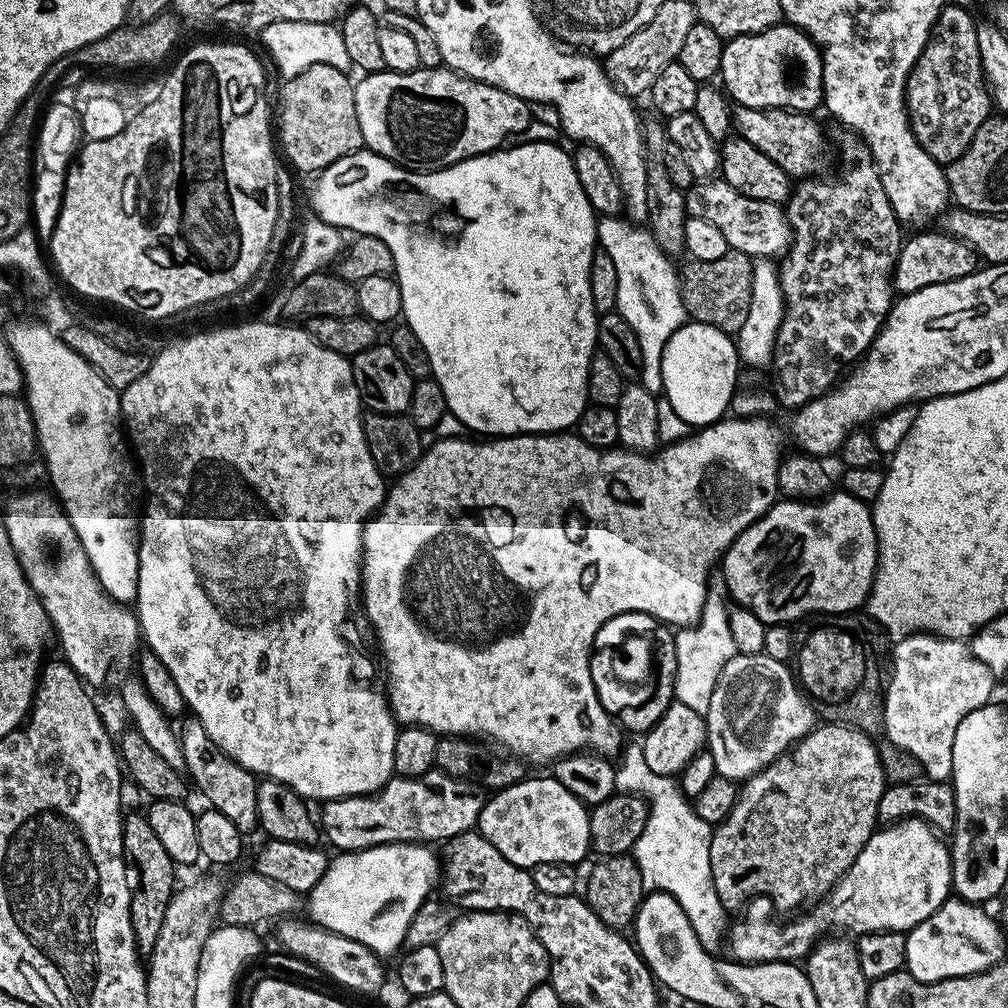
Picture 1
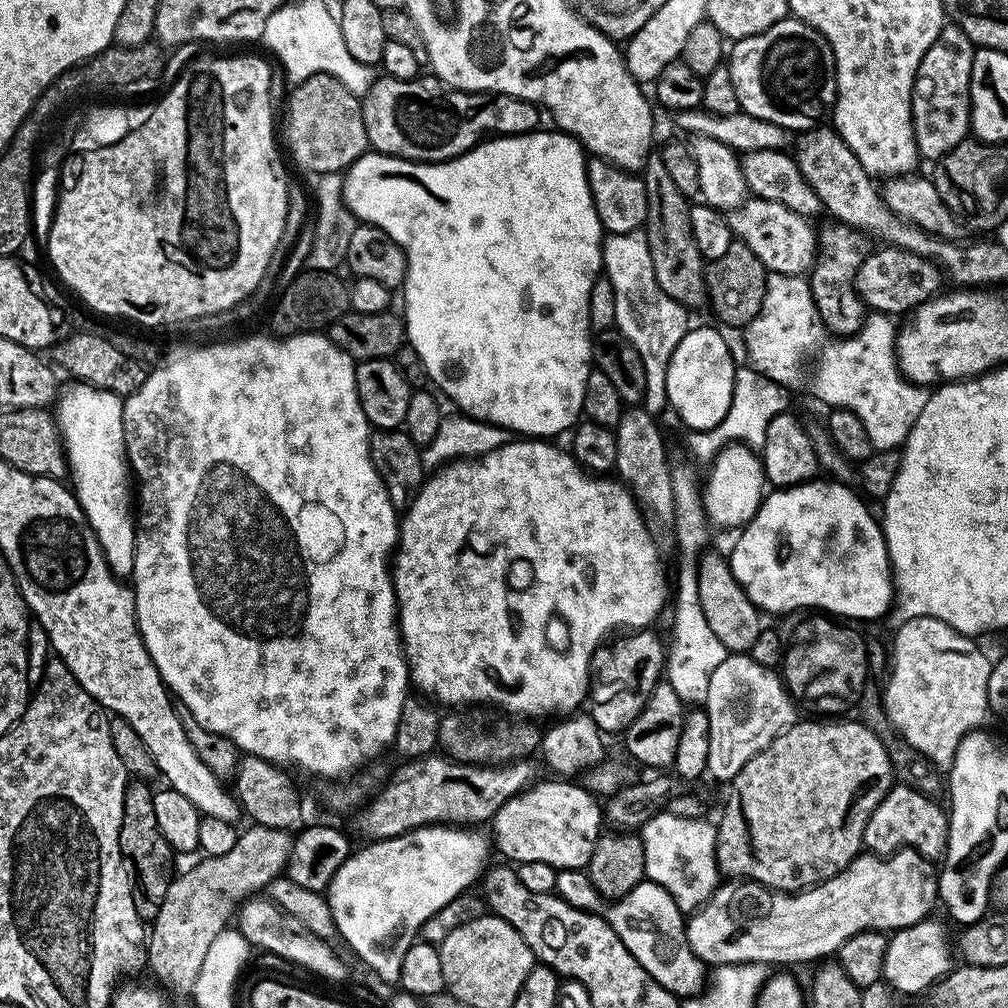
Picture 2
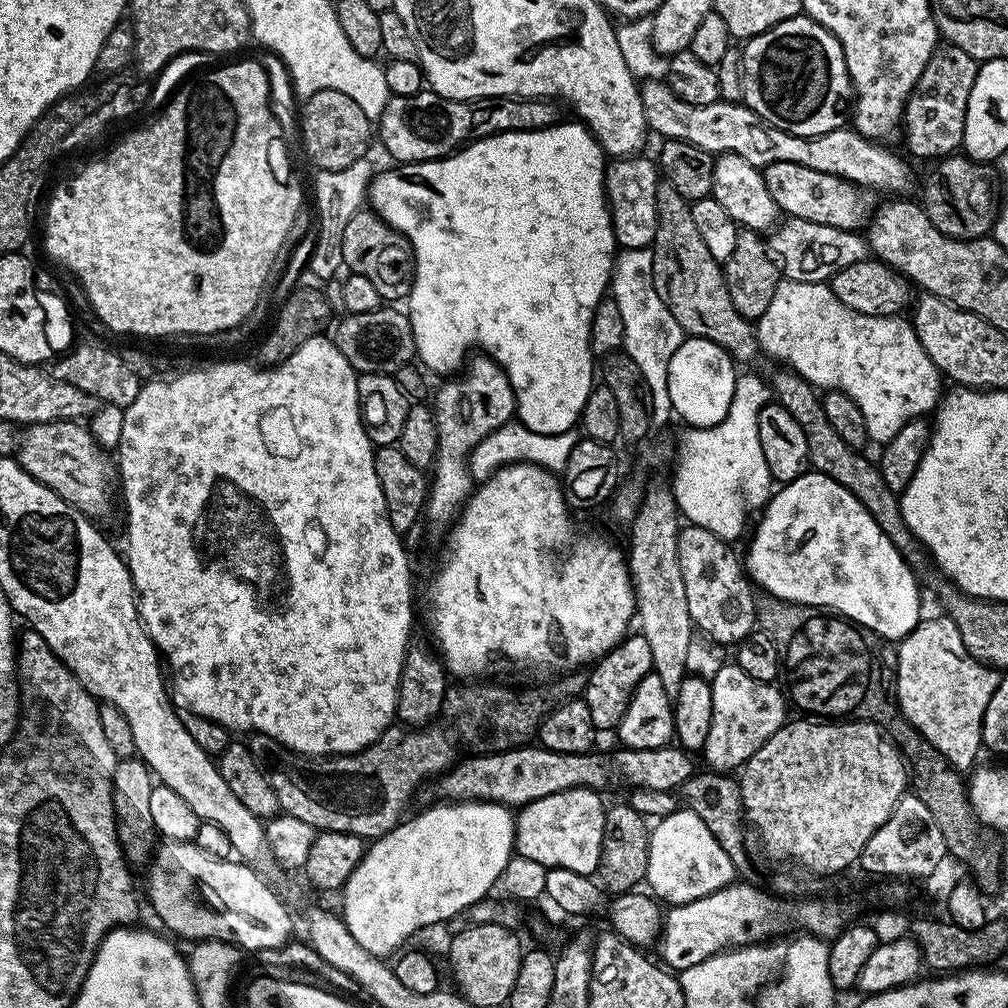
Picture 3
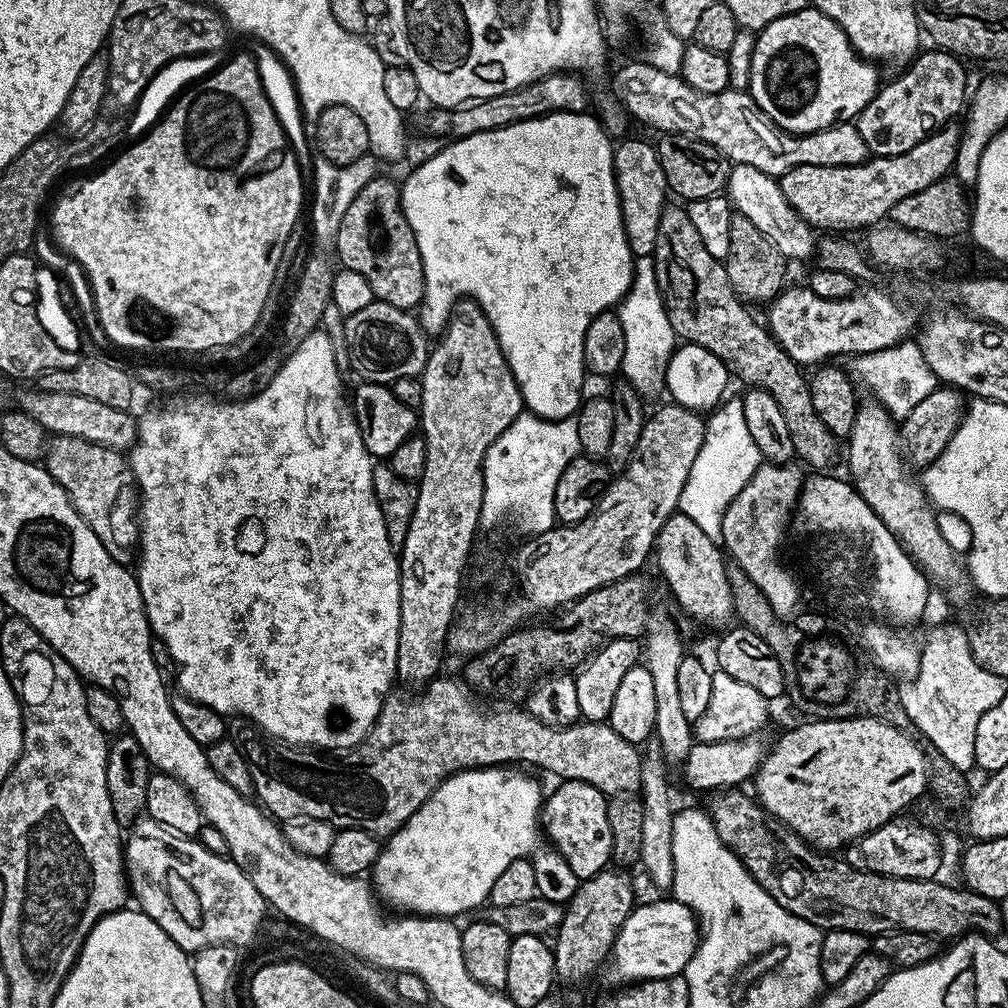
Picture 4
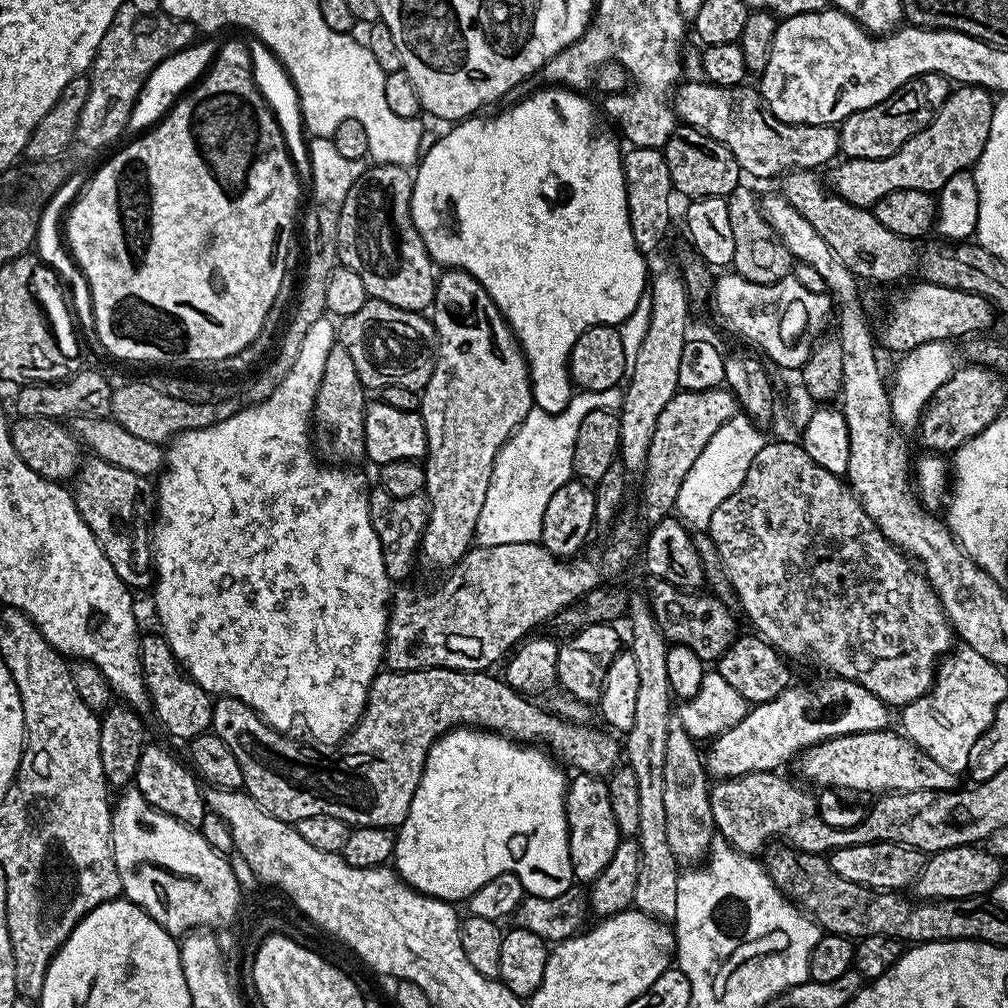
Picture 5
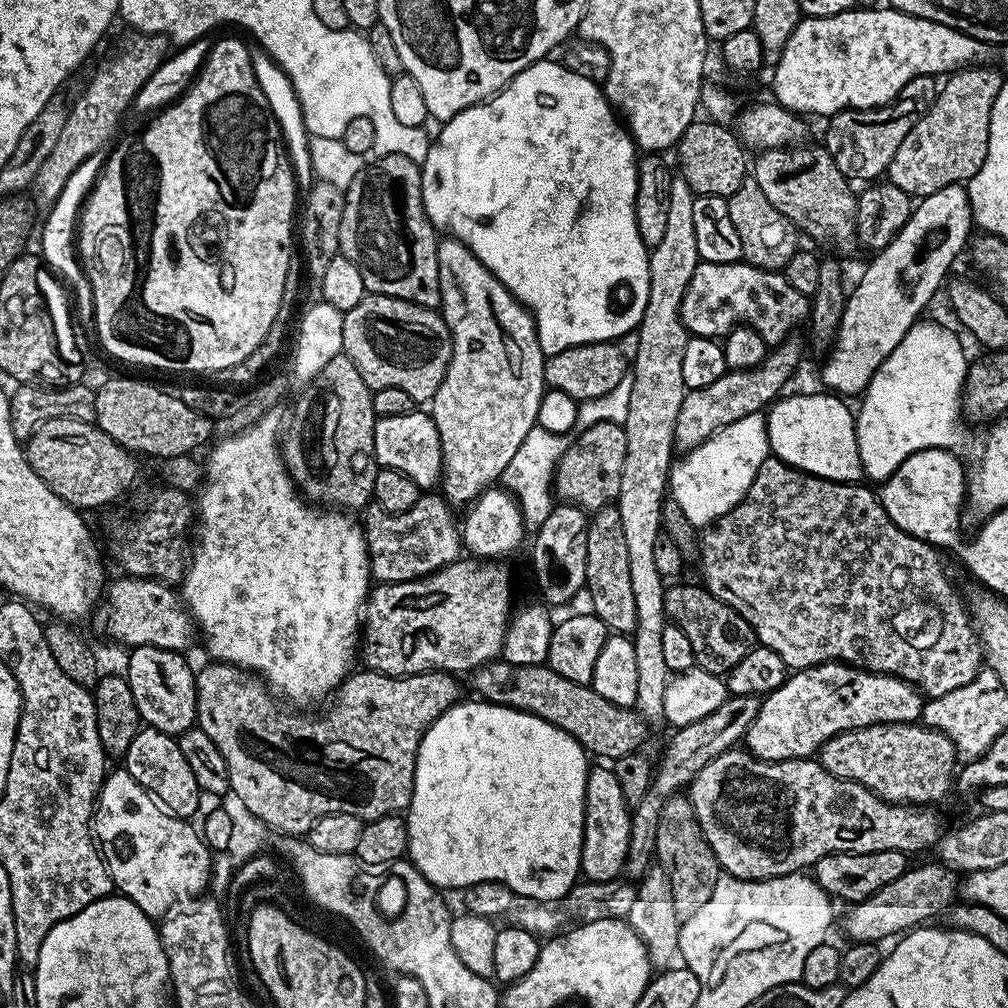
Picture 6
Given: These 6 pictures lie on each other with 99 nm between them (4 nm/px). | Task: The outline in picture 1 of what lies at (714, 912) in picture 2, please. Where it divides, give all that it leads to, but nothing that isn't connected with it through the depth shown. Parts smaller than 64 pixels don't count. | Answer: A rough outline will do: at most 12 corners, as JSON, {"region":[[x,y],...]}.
{"region":[[928,823],[872,833],[789,924],[752,897],[727,929],[741,964],[800,962],[821,938],[907,933],[953,891]]}

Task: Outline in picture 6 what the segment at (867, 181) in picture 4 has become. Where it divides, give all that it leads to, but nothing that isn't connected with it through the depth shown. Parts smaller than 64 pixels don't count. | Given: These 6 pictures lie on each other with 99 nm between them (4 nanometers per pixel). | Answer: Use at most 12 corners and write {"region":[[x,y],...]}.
{"region":[[969,66],[894,150],[887,179],[913,198],[986,162],[1006,86]]}

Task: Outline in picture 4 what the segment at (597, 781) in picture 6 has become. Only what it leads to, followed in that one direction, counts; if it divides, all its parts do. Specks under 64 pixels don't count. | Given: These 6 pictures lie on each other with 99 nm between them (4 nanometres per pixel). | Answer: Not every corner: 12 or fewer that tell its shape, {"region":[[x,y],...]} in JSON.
{"region":[[565,780],[542,804],[542,832],[584,881],[609,867],[608,801]]}

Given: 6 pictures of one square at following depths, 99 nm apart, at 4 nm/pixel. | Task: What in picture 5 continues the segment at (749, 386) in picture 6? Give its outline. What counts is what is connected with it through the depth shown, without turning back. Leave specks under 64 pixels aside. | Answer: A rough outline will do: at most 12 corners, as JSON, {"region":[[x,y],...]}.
{"region":[[724,386],[678,390],[658,414],[640,500],[675,509],[706,442],[737,414]]}

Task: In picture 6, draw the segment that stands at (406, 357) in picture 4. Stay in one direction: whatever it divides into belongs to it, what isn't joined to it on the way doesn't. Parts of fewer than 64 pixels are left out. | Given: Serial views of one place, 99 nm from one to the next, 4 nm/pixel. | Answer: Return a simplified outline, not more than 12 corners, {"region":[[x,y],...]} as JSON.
{"region":[[366,294],[343,355],[373,390],[427,405],[448,376],[439,311]]}

